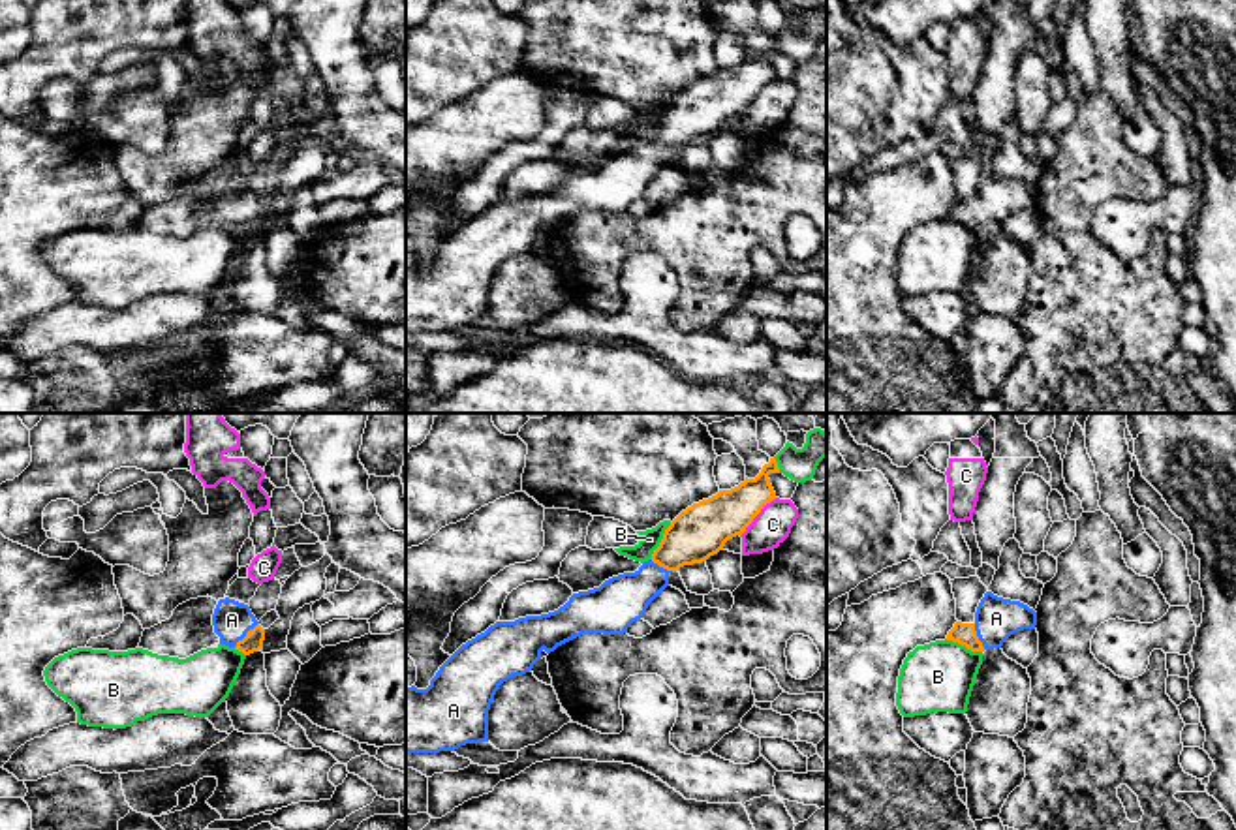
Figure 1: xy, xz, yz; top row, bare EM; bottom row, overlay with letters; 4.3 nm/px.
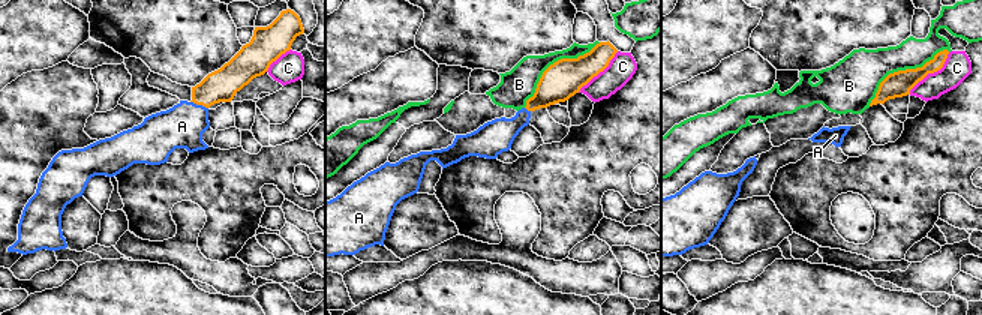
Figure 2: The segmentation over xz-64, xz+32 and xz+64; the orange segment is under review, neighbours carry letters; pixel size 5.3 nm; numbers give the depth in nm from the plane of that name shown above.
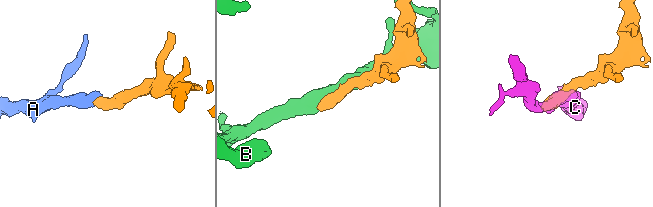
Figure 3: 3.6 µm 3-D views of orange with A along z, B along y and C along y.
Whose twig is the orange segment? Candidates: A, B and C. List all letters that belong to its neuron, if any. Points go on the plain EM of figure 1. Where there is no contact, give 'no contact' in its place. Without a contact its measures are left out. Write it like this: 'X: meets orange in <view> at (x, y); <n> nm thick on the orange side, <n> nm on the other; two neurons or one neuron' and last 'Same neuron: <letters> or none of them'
A: meets orange in xy at (247, 215); 80 nm thick on the orange side, 170 nm on the other; one neuron
B: meets orange in xz at (662, 121); 220 nm thick on the orange side, 90 nm on the other; two neurons
C: meets orange in xz at (757, 92); 220 nm thick on the orange side, 160 nm on the other; two neurons
Same neuron: A

